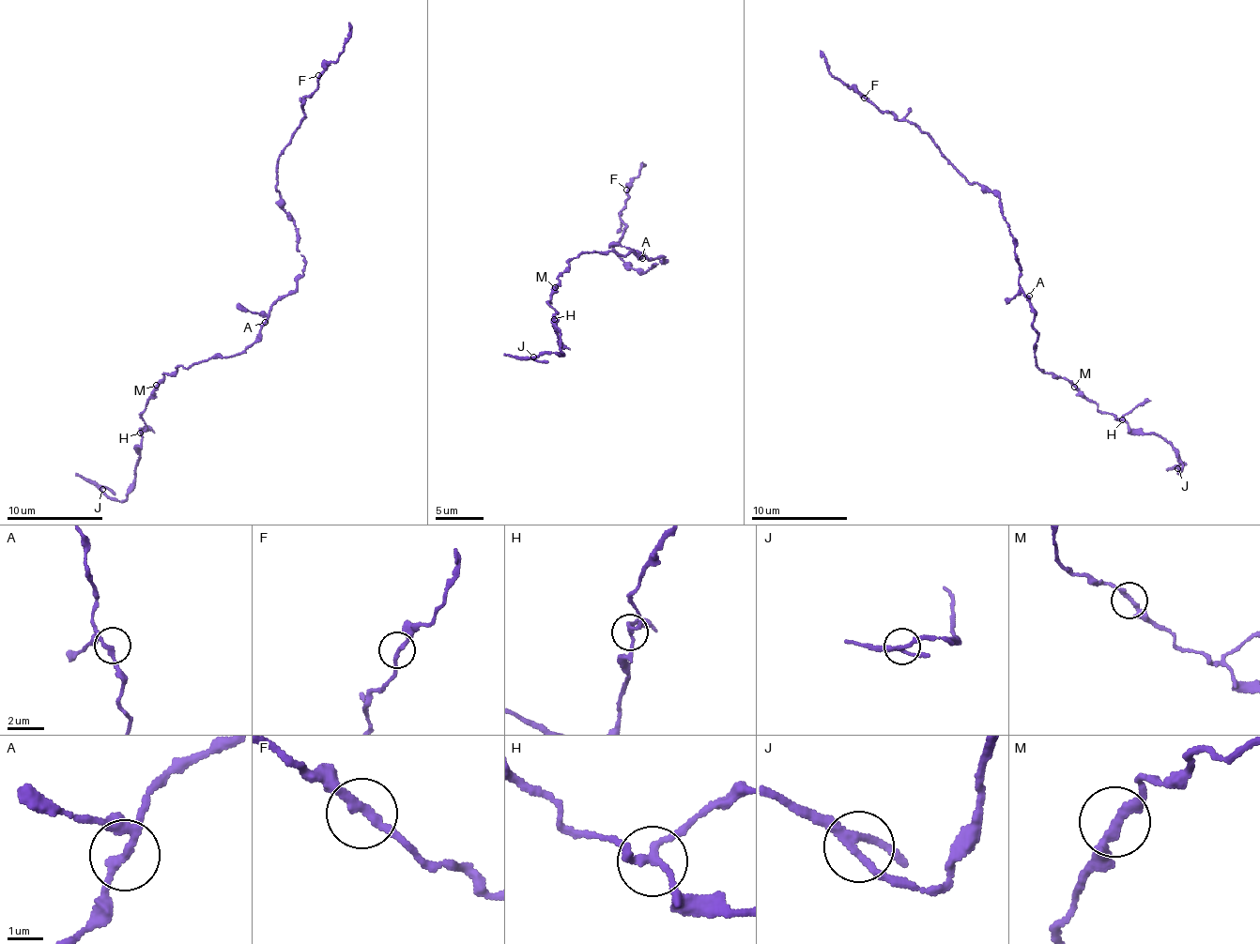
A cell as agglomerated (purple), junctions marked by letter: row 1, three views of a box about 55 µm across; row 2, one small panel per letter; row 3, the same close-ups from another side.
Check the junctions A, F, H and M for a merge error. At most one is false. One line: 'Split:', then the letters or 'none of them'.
Split: H

